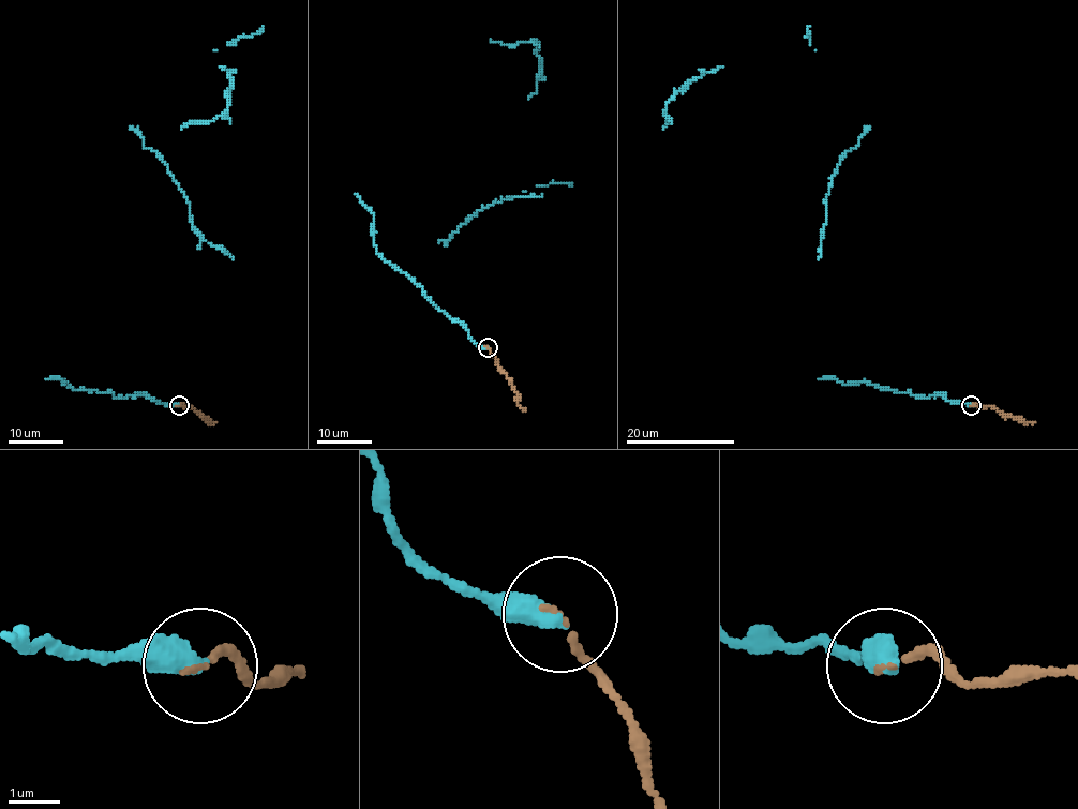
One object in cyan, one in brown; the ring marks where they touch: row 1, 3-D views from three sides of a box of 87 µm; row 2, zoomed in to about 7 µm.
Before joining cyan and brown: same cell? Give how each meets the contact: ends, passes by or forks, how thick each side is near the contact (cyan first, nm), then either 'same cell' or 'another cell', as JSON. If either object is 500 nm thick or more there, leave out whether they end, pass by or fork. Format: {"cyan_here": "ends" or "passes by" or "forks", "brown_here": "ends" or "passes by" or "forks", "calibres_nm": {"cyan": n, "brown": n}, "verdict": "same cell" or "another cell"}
{"cyan_here": "ends", "brown_here": "ends", "calibres_nm": {"cyan": 480, "brown": 130}, "verdict": "same cell"}

